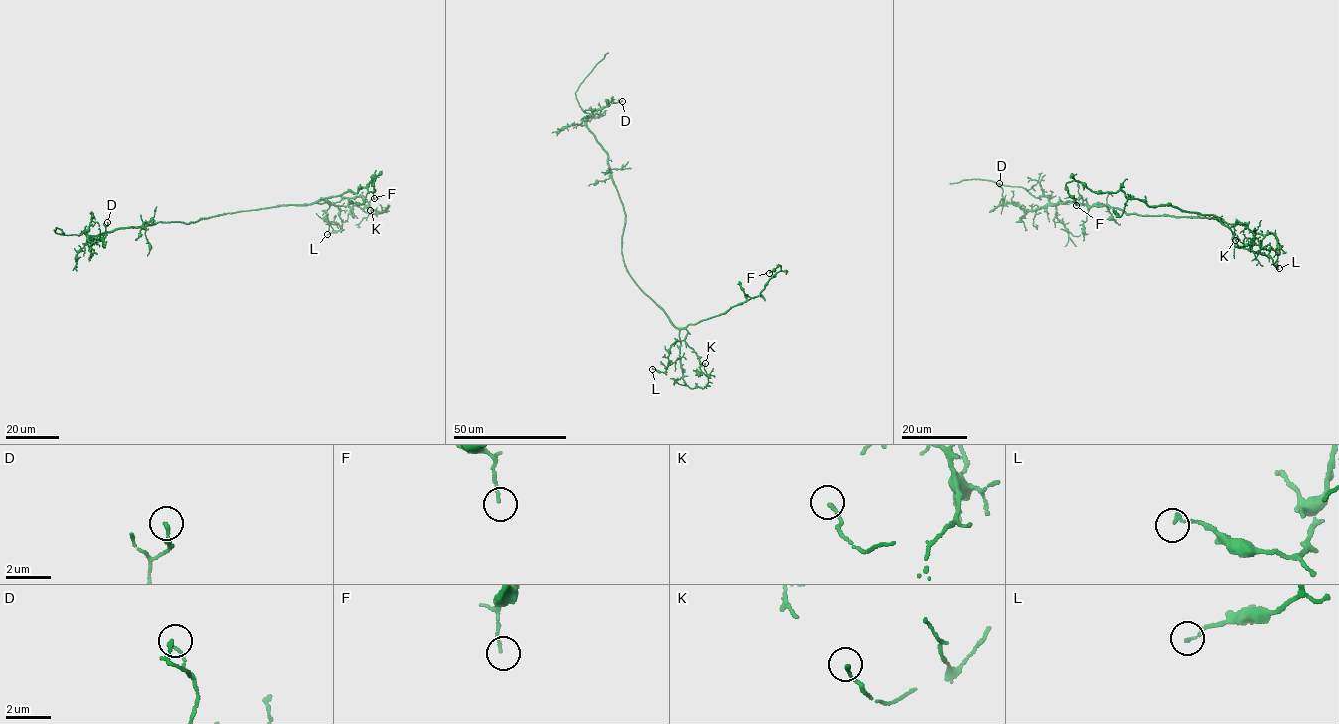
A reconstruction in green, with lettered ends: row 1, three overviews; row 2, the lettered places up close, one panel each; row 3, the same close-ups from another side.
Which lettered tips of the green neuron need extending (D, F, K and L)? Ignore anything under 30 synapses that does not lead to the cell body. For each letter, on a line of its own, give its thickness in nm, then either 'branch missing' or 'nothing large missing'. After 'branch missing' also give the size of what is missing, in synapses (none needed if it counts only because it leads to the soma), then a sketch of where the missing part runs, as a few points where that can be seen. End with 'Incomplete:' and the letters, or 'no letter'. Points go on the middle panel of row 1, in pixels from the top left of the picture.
D: calibre 160 nm; nothing large missing
F: calibre 110 nm; nothing large missing
K: calibre 150 nm; nothing large missing
L: calibre 130 nm; nothing large missing
Incomplete: no letter

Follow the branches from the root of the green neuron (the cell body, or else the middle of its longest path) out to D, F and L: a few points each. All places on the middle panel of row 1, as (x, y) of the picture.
D: (623, 258), (621, 237), (625, 212), (611, 173), (607, 154), (586, 124), (594, 111), (611, 101), (622, 101)
F: (623, 258), (632, 279), (678, 328), (725, 313), (755, 297), (780, 270), (780, 265), (769, 273)
L: (623, 258), (634, 281), (675, 326), (687, 332), (685, 337), (675, 341), (670, 348), (665, 372), (652, 369)

